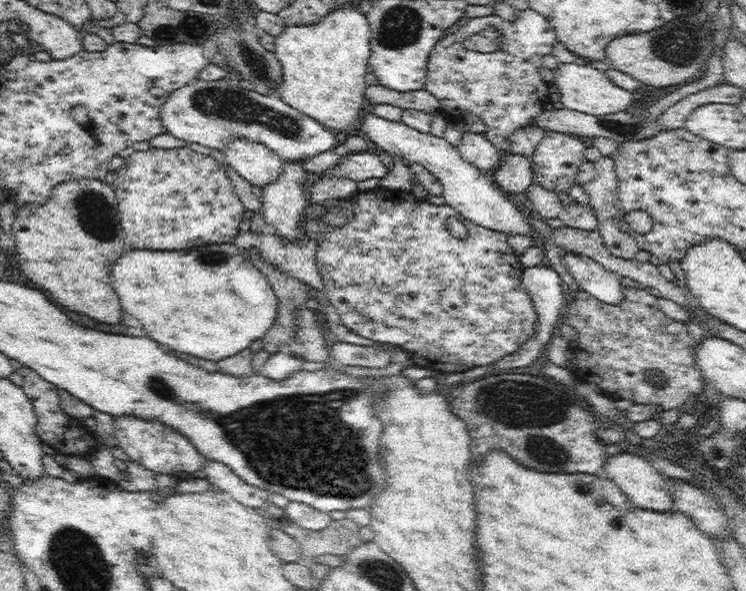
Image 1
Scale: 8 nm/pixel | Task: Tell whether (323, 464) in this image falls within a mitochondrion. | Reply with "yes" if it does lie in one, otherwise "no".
yes

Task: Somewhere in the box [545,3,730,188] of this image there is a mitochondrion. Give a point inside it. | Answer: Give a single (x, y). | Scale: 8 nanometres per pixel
(680, 44)

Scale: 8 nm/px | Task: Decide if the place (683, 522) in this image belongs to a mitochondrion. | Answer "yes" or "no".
no

